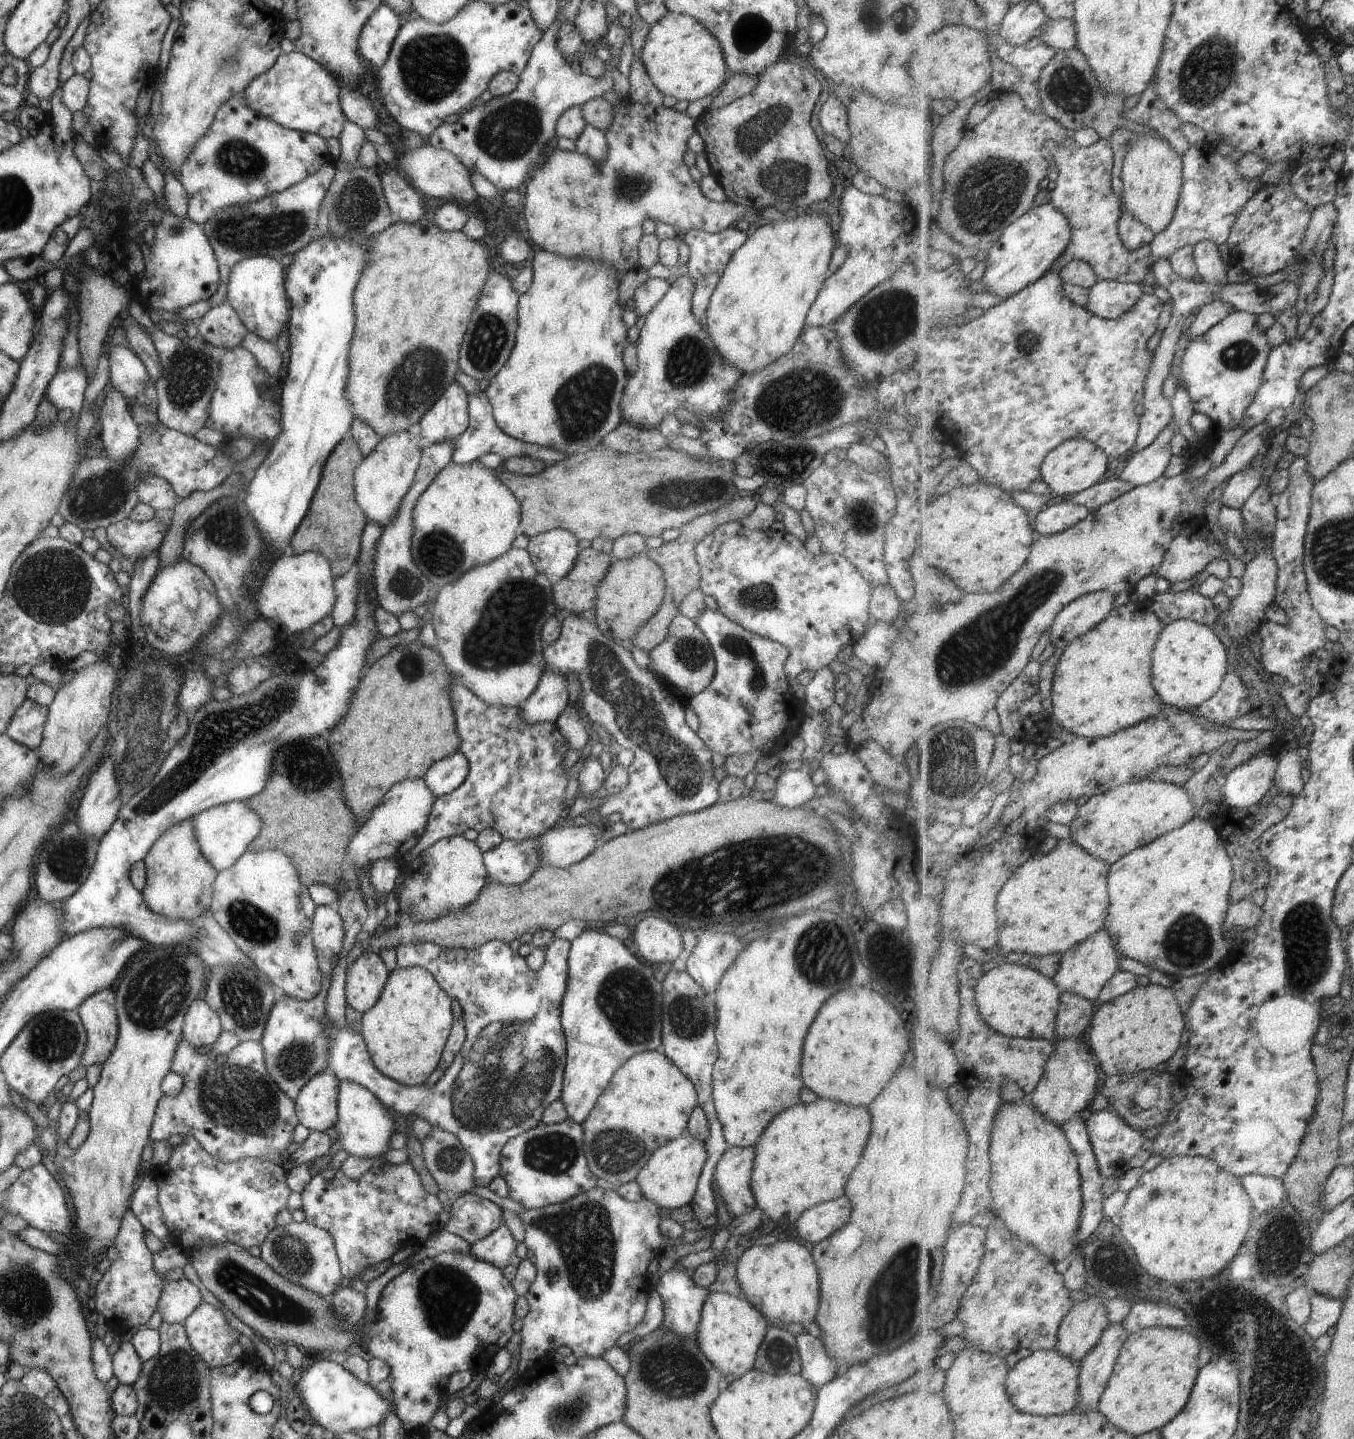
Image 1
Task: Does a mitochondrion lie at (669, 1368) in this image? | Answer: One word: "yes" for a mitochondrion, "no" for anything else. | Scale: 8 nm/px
yes

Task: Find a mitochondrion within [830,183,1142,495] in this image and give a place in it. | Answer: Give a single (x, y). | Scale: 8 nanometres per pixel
(888, 320)

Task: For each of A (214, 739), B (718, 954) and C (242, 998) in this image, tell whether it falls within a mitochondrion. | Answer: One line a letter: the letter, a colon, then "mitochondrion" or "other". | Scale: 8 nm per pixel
A: mitochondrion
B: mitochondrion
C: mitochondrion

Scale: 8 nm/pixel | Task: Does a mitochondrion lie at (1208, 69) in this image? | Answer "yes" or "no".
yes

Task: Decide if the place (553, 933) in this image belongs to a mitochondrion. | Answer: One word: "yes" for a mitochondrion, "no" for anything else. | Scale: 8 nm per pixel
no

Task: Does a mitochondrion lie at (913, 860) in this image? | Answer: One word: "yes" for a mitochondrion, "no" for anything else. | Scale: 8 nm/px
no

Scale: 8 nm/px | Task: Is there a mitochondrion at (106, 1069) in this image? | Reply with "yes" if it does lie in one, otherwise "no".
no

